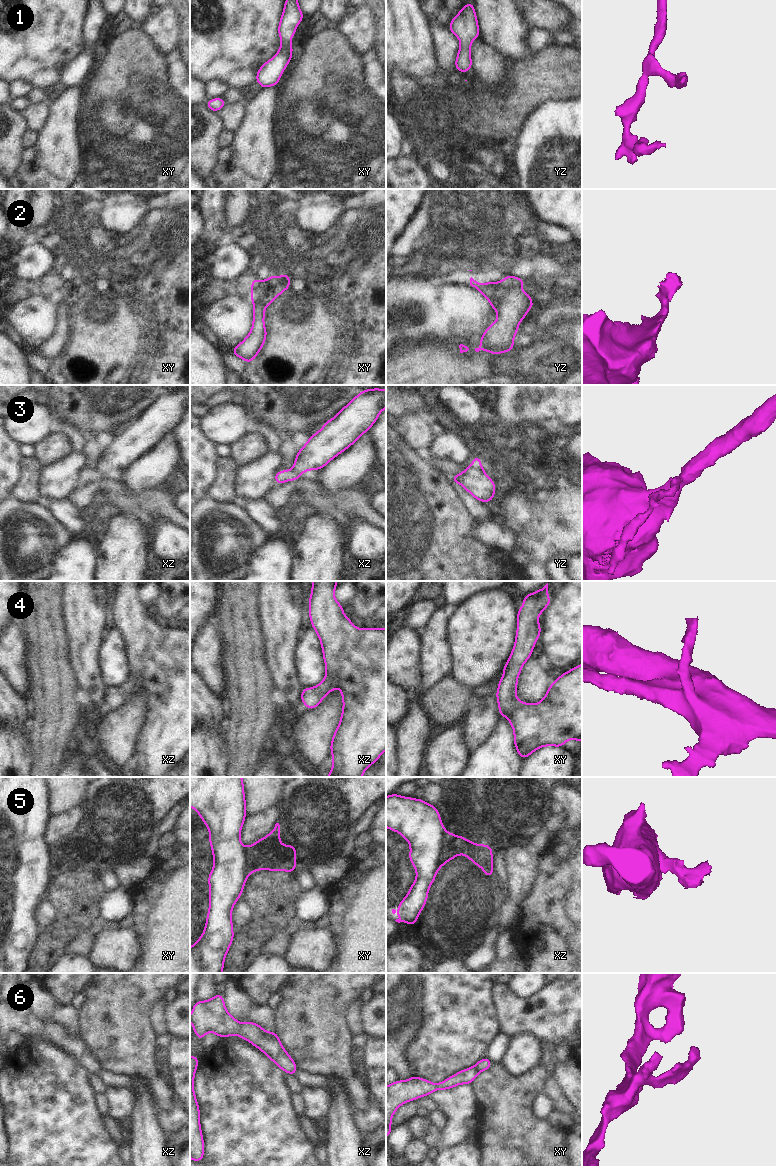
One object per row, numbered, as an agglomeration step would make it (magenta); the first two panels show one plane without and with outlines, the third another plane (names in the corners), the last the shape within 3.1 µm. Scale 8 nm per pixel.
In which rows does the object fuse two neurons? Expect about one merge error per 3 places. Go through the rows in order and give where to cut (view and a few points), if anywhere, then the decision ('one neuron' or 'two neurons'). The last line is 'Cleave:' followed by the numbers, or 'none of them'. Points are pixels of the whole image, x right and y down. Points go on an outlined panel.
1: no cut; one neuron
2: cut in yz along (519, 285), (509, 291), (496, 311); two neurons
3: cut in xz along (290, 471), (292, 478); two neurons
4: no cut; one neuron
5: cut in xz along (447, 833), (441, 849), (440, 866); two neurons
6: no cut; one neuron
Cleave: 2, 3, 5

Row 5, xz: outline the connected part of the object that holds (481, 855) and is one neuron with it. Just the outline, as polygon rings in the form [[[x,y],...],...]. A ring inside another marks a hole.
[[[447,833],[445,836],[445,844],[441,849],[442,866],[461,853],[467,856],[471,862],[474,862],[475,866],[481,867],[484,870],[484,876],[492,877],[493,855],[491,845],[477,845],[465,839],[463,836]]]

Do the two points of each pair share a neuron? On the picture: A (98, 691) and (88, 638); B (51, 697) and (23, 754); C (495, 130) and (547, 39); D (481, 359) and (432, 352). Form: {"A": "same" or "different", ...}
{"A": "same", "B": "different", "C": "different", "D": "same"}

